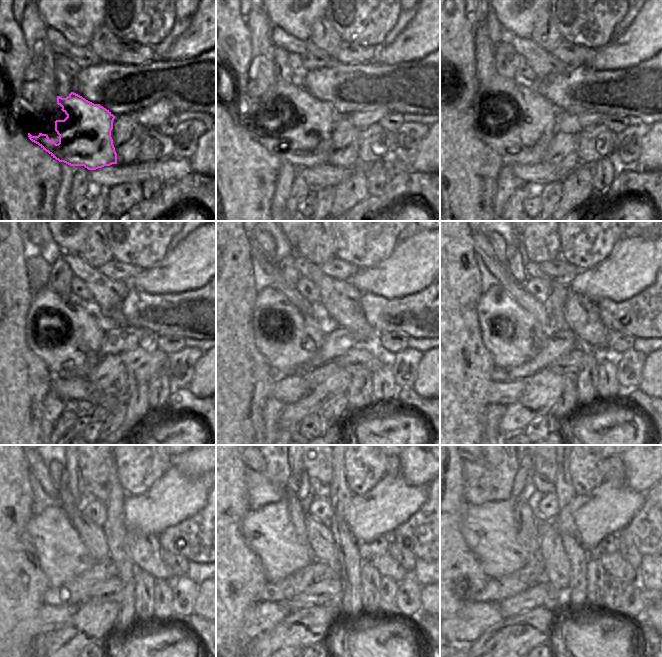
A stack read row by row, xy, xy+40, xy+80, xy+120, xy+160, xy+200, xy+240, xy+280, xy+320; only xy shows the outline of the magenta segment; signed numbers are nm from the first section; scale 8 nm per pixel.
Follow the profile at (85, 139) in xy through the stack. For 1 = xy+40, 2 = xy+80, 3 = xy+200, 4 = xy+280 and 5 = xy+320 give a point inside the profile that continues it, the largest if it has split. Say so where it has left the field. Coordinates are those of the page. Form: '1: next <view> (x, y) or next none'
1: next xy+40 (305, 141)
2: next xy+80 (529, 125)
3: next xy+200 (512, 336)
4: next xy+280 (269, 532)
5: next xy+320 (490, 530)

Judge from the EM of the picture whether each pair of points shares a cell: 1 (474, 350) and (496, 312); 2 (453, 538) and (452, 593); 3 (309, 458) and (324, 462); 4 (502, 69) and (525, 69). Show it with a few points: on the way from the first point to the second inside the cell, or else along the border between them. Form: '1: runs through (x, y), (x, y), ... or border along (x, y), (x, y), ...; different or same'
1: border along (476, 307), (478, 326), (481, 331); different
2: runs through (452, 552), (452, 579); same
3: runs through (313, 458), (320, 462); same
4: border along (516, 53), (515, 76); different

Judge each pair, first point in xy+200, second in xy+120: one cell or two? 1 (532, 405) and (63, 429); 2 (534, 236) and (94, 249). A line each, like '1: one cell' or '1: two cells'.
1: two cells
2: one cell

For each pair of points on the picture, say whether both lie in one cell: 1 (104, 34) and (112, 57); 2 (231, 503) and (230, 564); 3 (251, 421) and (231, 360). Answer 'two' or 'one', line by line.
1: one
2: one
3: one

